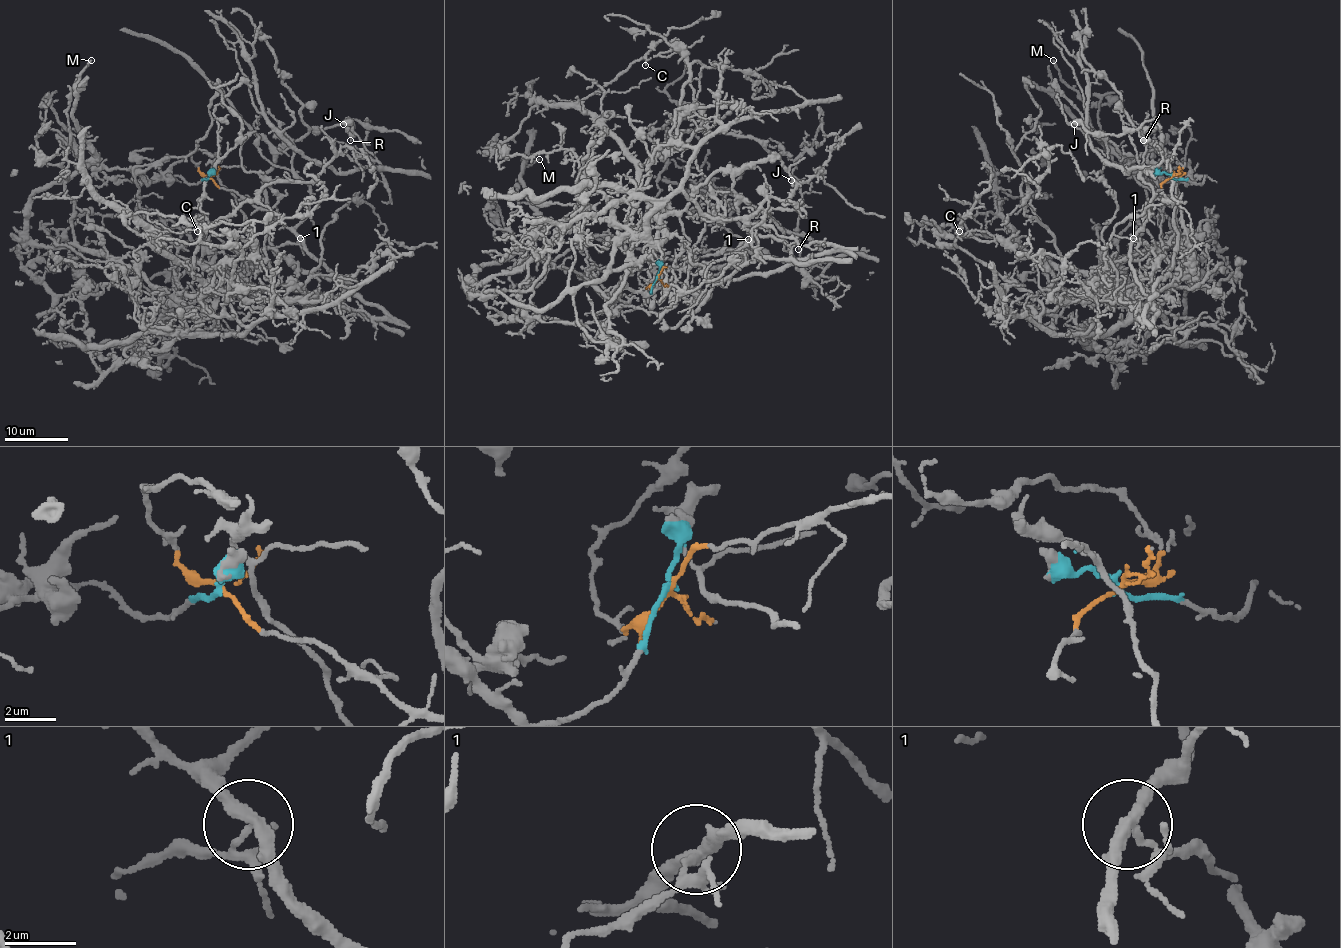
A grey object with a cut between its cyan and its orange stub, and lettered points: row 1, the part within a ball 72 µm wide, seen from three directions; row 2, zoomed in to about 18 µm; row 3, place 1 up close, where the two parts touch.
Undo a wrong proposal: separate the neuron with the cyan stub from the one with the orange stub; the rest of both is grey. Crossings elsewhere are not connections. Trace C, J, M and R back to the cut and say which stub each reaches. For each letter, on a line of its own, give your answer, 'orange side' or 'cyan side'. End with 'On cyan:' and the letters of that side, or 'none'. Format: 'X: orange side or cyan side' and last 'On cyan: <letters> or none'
C: cyan side
J: orange side
M: cyan side
R: orange side
On cyan: C, M

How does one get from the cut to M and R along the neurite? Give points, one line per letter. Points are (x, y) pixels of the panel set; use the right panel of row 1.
M: (1171, 176), (1200, 184), (1205, 176), (1159, 184), (1143, 170), (1152, 165), (1144, 171), (1111, 149), (1053, 60)
R: (1171, 176), (1130, 253), (1152, 332), (1146, 307), (1178, 238), (1173, 178), (1141, 131), (1154, 119), (1143, 141)

